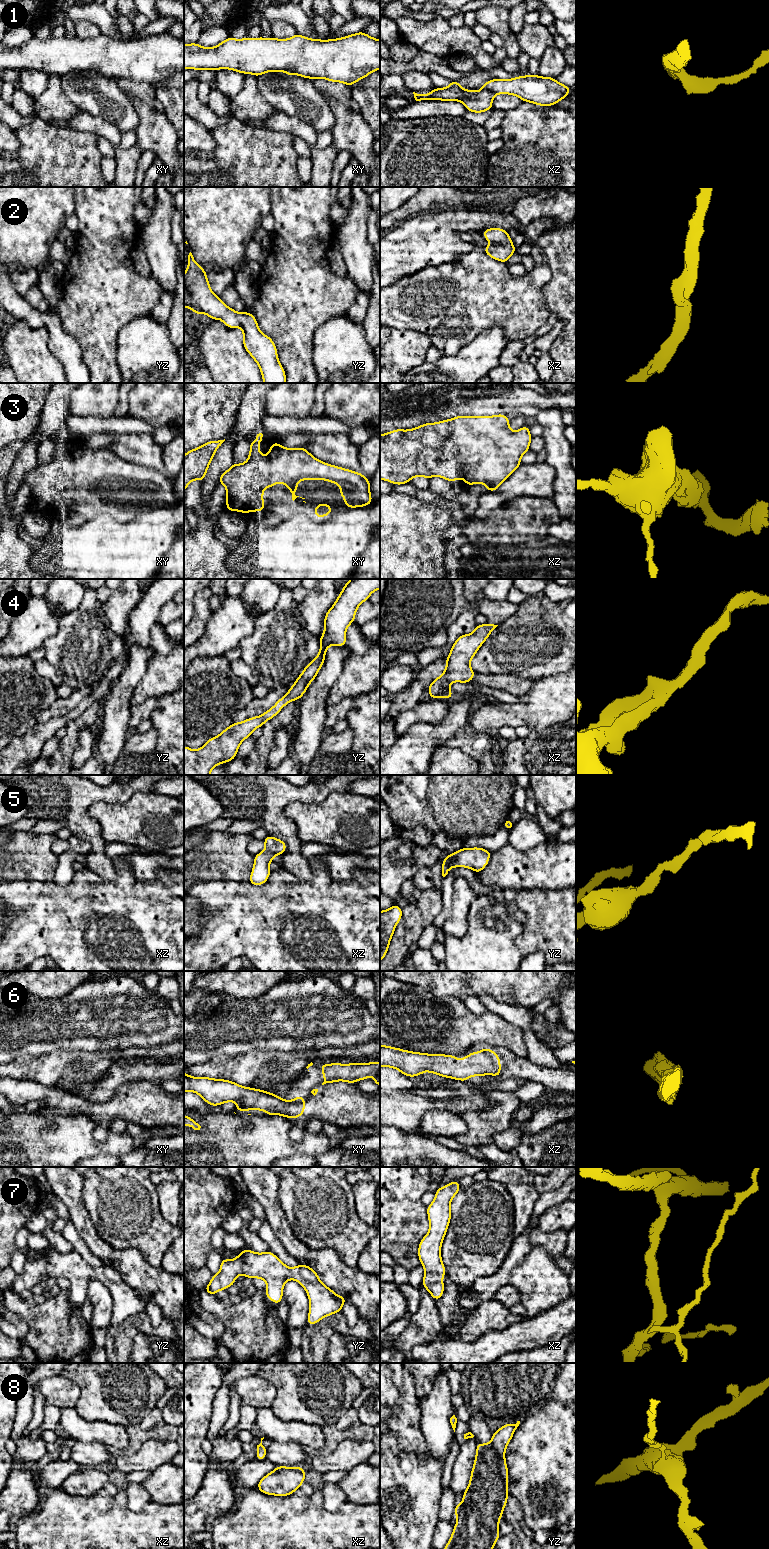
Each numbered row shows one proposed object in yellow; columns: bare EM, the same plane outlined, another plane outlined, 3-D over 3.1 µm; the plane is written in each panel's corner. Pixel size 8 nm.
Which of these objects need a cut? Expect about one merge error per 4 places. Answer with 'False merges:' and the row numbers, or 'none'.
False merges: 1, 6

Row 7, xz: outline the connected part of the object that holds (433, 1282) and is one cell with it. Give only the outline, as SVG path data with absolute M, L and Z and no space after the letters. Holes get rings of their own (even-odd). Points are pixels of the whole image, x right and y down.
M455 1180L435 1192L434 1201L427 1206L429 1232L418 1247L418 1258L426 1271L422 1285L435 1302L444 1292L443 1276L446 1269L441 1259L441 1244L451 1220L450 1203L460 1188L459 1181Z

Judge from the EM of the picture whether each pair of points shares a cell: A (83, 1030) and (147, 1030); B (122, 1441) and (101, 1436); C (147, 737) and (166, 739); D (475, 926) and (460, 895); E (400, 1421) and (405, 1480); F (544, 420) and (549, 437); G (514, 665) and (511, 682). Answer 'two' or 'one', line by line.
A: one
B: one
C: two
D: two
E: two
F: one
G: two

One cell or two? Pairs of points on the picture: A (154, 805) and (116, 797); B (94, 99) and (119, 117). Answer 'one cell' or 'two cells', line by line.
A: two cells
B: one cell

